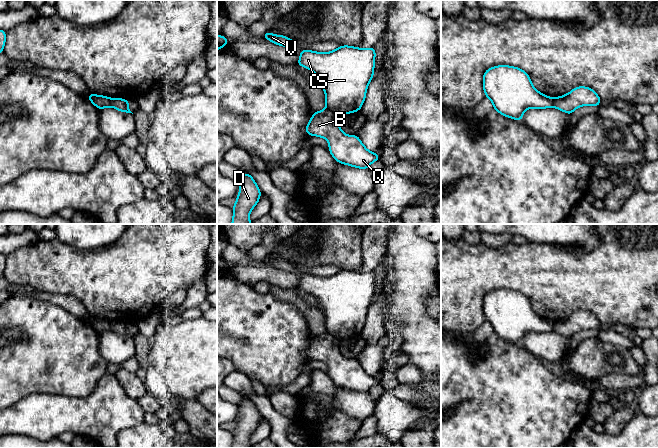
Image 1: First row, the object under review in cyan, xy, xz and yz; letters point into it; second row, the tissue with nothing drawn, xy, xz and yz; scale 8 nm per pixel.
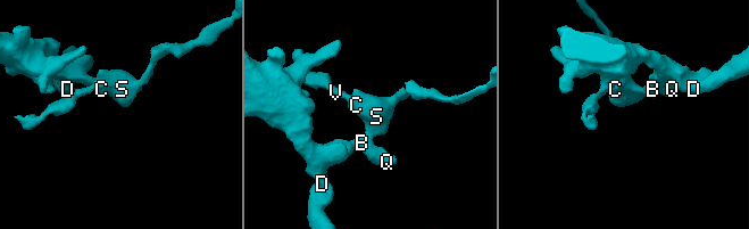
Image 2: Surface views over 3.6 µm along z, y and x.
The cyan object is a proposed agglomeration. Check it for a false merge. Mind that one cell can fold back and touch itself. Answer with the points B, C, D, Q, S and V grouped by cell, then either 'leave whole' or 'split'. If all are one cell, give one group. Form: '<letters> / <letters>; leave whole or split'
B D Q / C S V; split

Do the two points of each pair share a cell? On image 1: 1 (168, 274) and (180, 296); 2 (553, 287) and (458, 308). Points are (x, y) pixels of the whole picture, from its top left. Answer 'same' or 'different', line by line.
1: different
2: same

